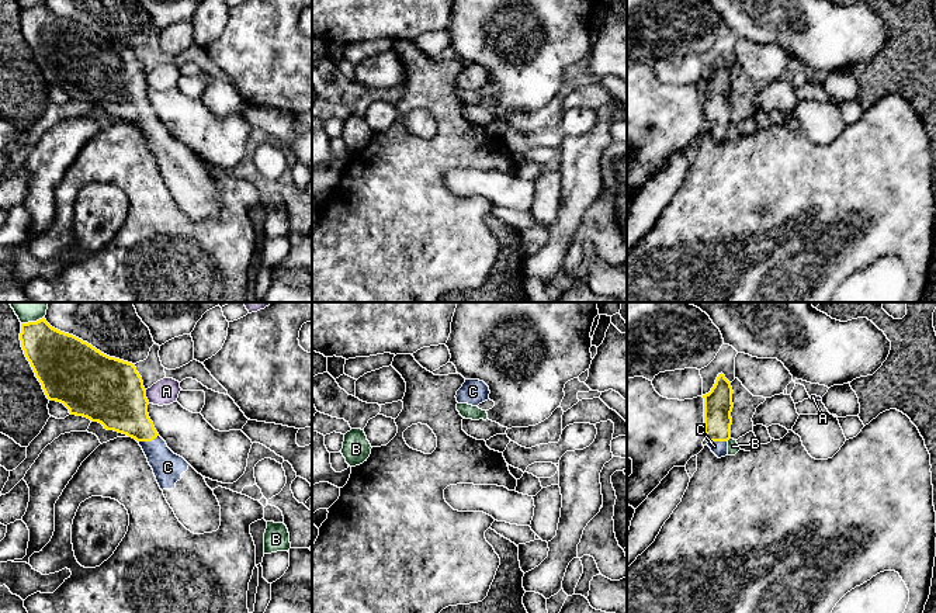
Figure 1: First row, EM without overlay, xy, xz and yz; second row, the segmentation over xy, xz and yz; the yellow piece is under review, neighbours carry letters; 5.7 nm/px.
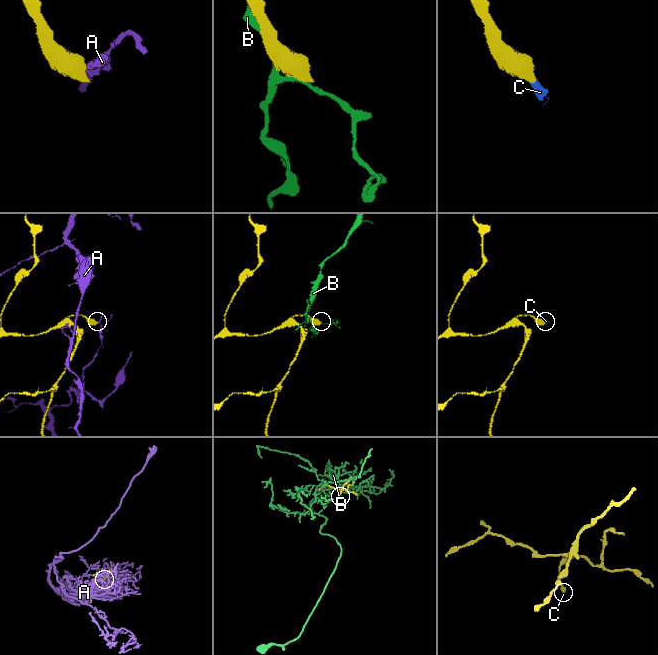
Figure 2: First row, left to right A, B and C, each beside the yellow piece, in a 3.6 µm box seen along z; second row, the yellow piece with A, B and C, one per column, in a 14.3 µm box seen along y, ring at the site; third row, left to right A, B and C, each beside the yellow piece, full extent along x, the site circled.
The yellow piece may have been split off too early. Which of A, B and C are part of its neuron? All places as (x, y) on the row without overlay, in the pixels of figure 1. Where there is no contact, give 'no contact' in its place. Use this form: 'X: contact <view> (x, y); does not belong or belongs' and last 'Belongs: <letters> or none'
A: contact xy (145, 82); does not belong
B: contact xy (33, 7); does not belong
C: contact xy (148, 125); belongs
Belongs: C

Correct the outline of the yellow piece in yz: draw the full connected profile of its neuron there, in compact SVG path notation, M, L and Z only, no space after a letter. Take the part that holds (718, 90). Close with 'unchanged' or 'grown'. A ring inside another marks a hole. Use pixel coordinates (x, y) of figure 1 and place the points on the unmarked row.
M721 58L718 59L714 72L704 83L704 118L707 131L718 142L728 139L728 125L731 124L731 97L732 89L731 67Z; grown

